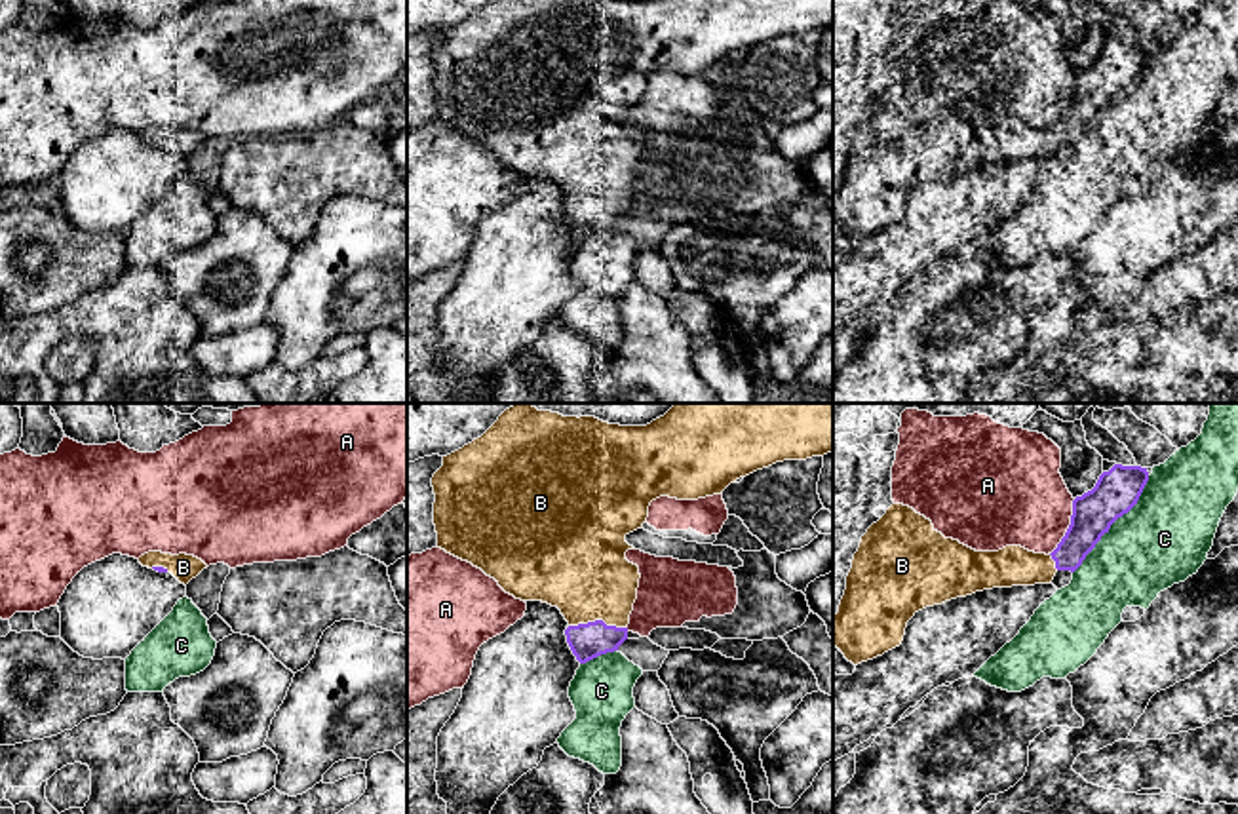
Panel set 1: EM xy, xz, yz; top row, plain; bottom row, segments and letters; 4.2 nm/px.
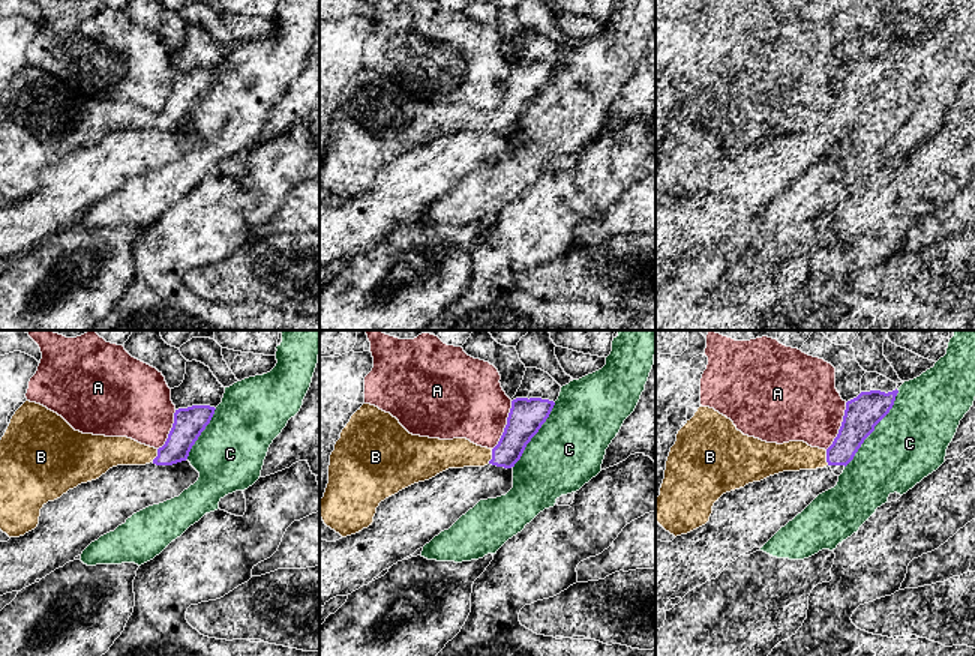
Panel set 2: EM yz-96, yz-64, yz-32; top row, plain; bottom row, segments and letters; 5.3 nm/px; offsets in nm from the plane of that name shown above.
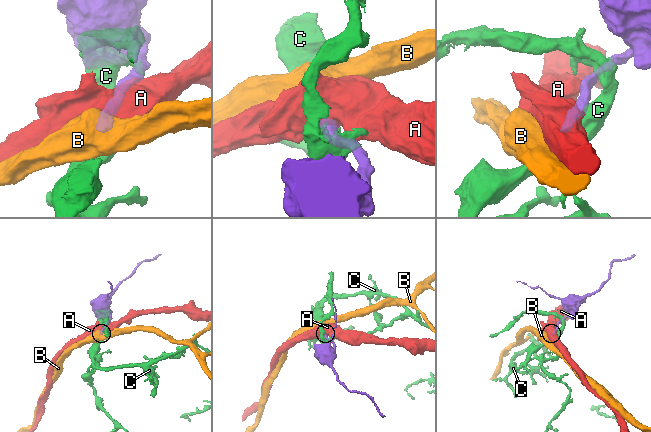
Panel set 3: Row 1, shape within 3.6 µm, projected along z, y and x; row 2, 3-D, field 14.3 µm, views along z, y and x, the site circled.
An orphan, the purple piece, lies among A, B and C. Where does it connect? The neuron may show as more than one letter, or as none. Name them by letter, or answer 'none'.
B

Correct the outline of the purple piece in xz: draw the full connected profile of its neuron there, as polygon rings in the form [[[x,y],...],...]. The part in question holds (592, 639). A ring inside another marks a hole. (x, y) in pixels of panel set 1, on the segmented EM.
[[[519,403],[506,409],[498,420],[477,439],[462,449],[443,456],[443,466],[434,474],[432,487],[434,525],[437,533],[437,546],[447,553],[472,563],[487,576],[494,578],[498,586],[521,601],[542,601],[557,607],[569,628],[565,630],[567,643],[580,664],[586,664],[601,654],[614,652],[628,639],[629,614],[637,599],[639,567],[626,559],[628,550],[635,550],[626,542],[626,536],[643,527],[648,517],[648,506],[660,496],[677,500],[698,500],[721,494],[730,483],[745,477],[757,470],[768,468],[783,460],[806,460],[833,453],[833,403],[673,403],[673,407],[660,418],[647,426],[620,426],[609,424],[595,417],[563,417],[551,411],[538,411],[532,403]]]

